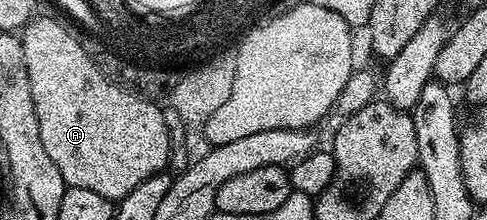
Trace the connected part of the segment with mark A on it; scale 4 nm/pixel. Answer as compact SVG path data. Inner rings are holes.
M35 17L21 28L20 38L24 49L24 65L28 69L28 85L32 89L32 105L36 109L36 121L40 121L40 141L44 141L44 150L48 152L48 157L56 164L56 169L60 169L60 177L64 177L67 187L79 187L80 189L92 189L92 193L100 193L100 197L111 201L120 201L136 185L140 185L148 177L165 172L166 162L170 159L170 145L172 145L171 128L166 119L166 111L161 106L153 104L149 99L142 99L132 91L125 91L114 81L107 72L94 63L93 57L85 52L83 40L69 26L58 25L59 20L41 19Z

